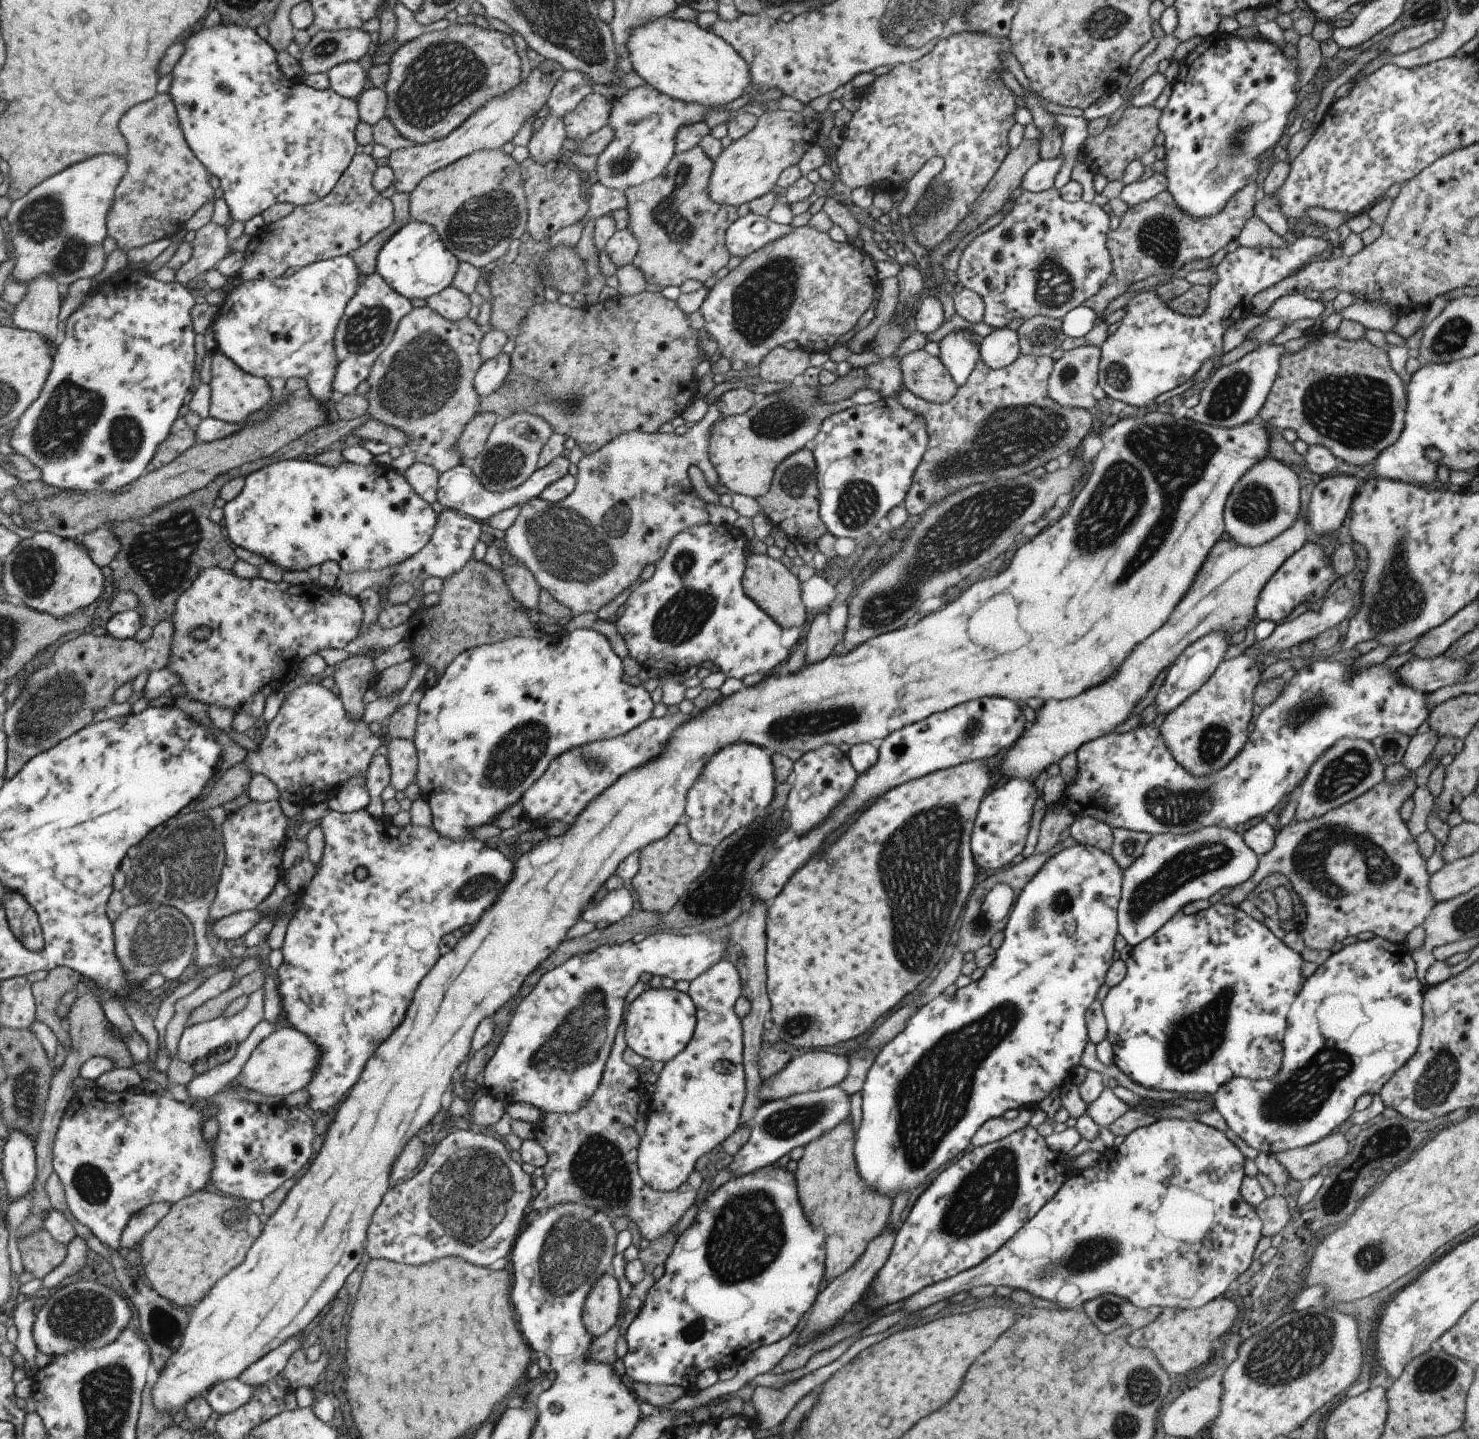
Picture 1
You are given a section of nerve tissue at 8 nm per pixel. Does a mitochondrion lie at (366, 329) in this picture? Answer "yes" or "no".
yes

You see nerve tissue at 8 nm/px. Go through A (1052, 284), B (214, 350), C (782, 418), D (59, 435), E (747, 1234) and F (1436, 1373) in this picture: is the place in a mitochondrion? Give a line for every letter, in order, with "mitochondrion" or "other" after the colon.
A: mitochondrion
B: other
C: mitochondrion
D: mitochondrion
E: mitochondrion
F: mitochondrion

